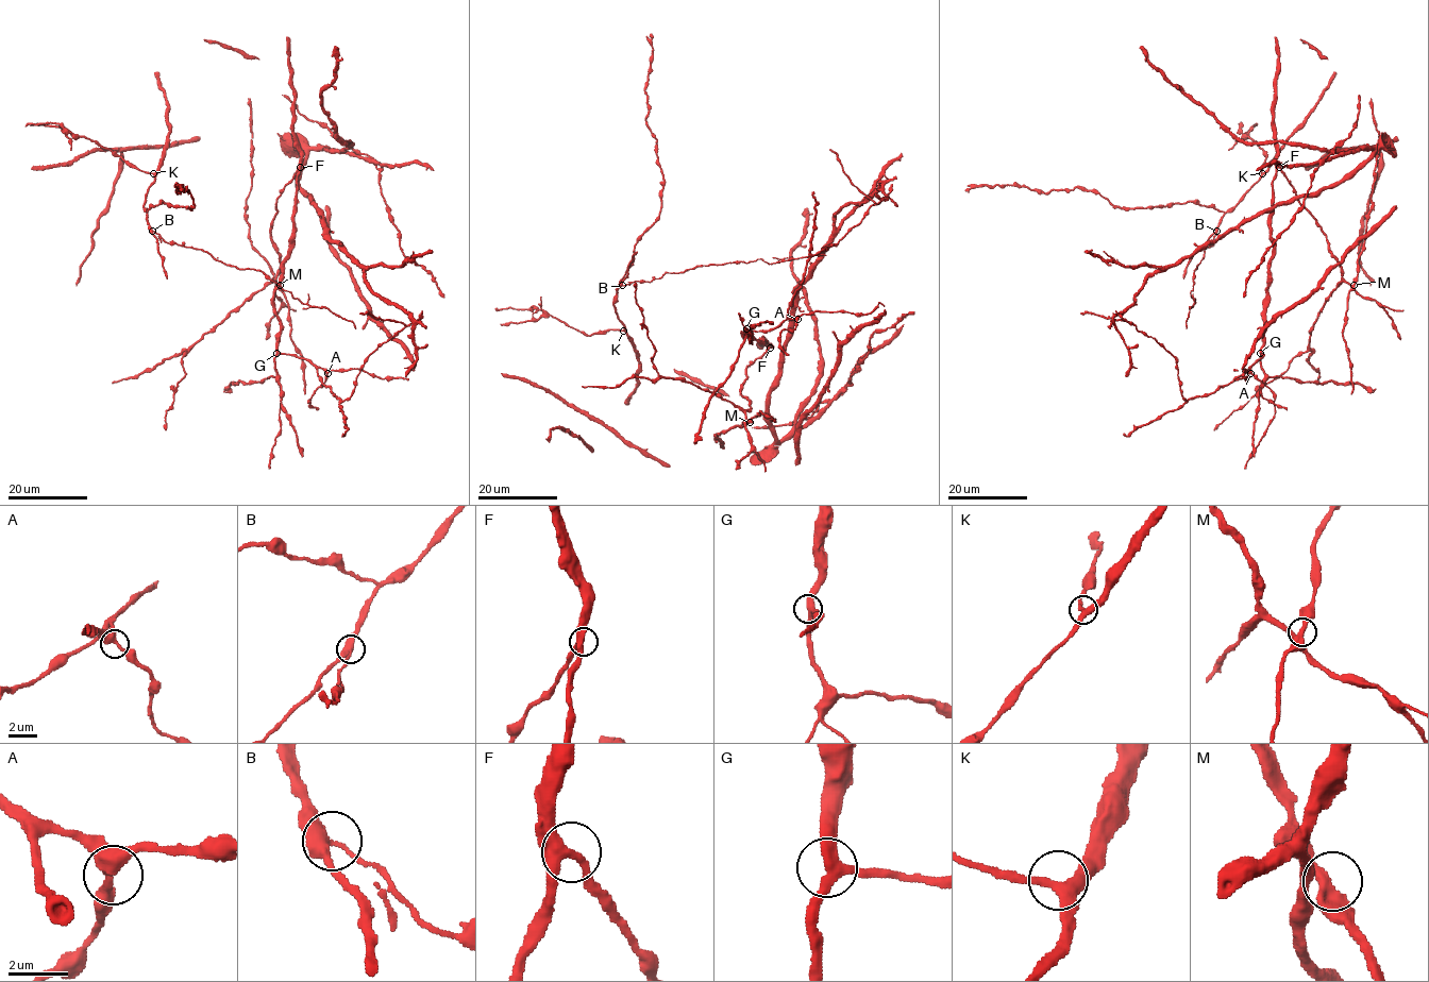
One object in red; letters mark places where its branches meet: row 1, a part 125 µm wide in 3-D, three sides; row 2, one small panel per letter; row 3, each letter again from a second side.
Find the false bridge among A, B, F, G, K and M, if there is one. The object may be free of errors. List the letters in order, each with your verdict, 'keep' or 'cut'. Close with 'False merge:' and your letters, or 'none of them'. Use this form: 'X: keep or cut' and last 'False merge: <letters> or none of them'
A: keep
B: cut
F: keep
G: keep
K: keep
M: keep
False merge: B

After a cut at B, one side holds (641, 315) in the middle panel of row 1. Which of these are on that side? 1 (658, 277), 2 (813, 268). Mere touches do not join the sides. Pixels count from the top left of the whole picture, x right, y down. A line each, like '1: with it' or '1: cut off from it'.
1: cut off from it
2: with it

